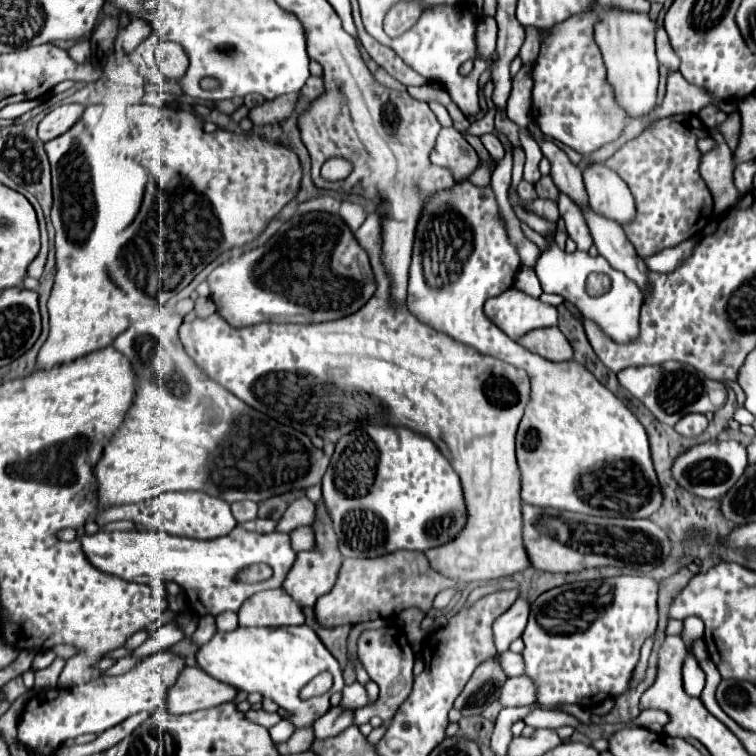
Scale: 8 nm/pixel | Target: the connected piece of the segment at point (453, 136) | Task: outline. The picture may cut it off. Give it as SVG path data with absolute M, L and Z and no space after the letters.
M441 128L435 148L431 152L431 162L435 166L445 166L455 182L465 182L479 166L479 156L463 134L455 128Z

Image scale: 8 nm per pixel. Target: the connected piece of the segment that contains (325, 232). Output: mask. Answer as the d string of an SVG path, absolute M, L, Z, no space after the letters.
M323 212L293 216L267 244L217 266L207 282L217 314L233 328L259 322L337 320L357 312L375 292L365 250L339 216Z

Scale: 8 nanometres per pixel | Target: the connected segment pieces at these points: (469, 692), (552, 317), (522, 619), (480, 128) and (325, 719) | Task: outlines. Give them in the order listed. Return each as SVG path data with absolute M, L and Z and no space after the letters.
M495 654L493 658L477 666L465 690L455 700L455 708L459 708L463 716L481 714L491 702L499 698L505 680L507 680L507 674L501 668L501 654Z
M509 288L507 292L489 298L485 302L485 314L513 340L535 328L557 326L557 310L551 304L545 304L517 288Z
M517 598L517 602L495 620L493 636L495 636L497 652L507 652L509 644L523 634L527 616L529 616L529 608L531 608L531 604L527 600Z
M496 107L489 109L483 118L471 123L471 126L468 128L466 133L479 137L486 133L495 132L494 117L498 110L499 109Z
M335 706L331 708L325 716L321 716L315 724L315 738L329 738L329 736L337 736L339 732L343 732L345 728L349 728L355 720L355 710L351 708L343 708L343 706Z

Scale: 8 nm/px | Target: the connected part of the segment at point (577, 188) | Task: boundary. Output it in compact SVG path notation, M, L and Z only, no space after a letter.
M541 142L541 152L551 162L551 176L555 186L563 194L567 194L579 208L585 208L585 202L589 200L583 186L583 178L581 178L581 168L575 166L567 158L567 154L553 142Z

